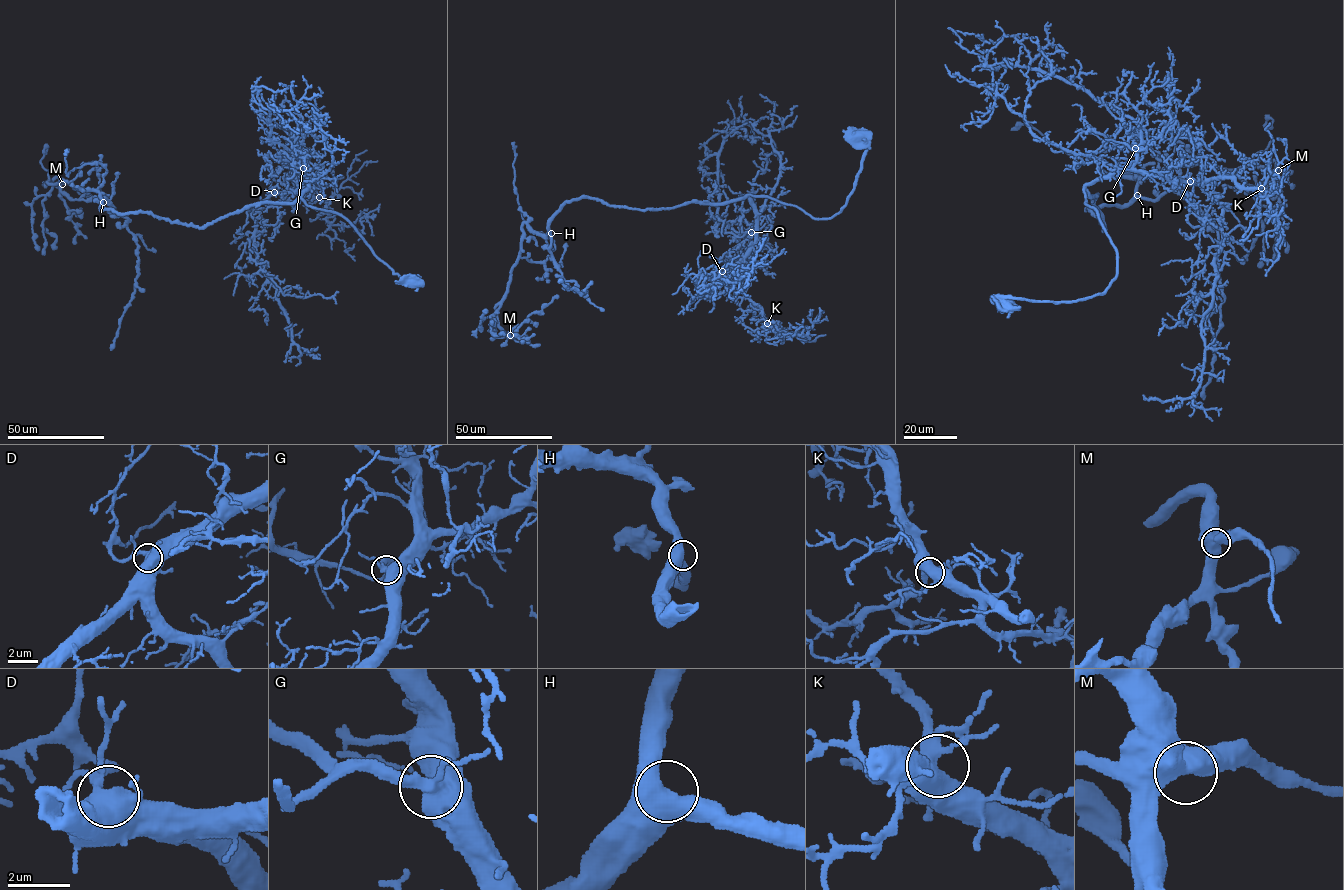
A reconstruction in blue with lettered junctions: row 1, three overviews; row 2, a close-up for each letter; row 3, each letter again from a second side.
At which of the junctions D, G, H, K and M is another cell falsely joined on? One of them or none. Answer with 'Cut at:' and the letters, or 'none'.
Cut at: none

